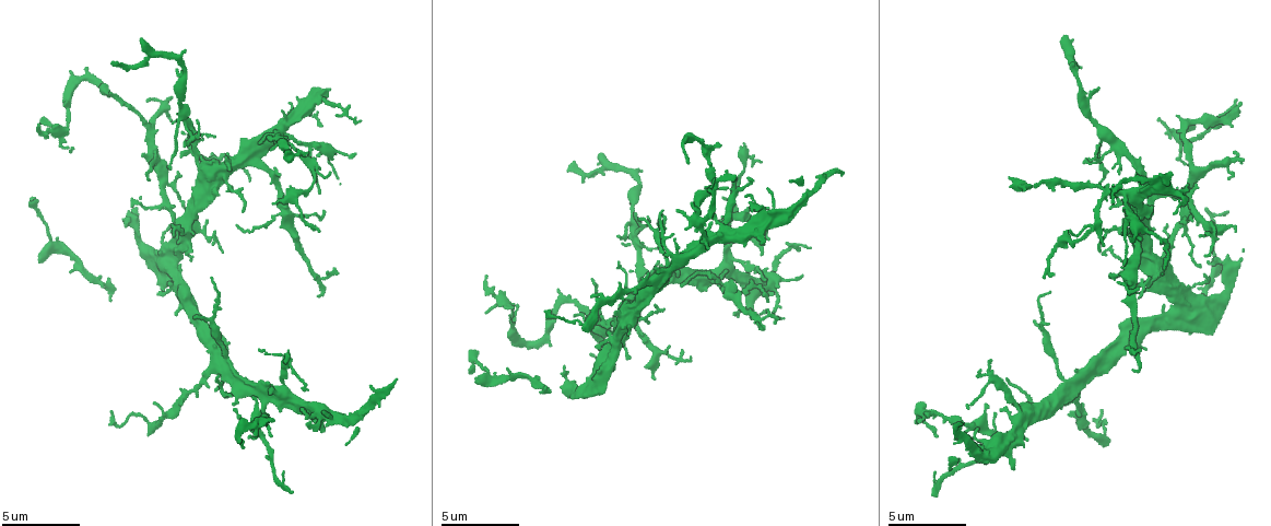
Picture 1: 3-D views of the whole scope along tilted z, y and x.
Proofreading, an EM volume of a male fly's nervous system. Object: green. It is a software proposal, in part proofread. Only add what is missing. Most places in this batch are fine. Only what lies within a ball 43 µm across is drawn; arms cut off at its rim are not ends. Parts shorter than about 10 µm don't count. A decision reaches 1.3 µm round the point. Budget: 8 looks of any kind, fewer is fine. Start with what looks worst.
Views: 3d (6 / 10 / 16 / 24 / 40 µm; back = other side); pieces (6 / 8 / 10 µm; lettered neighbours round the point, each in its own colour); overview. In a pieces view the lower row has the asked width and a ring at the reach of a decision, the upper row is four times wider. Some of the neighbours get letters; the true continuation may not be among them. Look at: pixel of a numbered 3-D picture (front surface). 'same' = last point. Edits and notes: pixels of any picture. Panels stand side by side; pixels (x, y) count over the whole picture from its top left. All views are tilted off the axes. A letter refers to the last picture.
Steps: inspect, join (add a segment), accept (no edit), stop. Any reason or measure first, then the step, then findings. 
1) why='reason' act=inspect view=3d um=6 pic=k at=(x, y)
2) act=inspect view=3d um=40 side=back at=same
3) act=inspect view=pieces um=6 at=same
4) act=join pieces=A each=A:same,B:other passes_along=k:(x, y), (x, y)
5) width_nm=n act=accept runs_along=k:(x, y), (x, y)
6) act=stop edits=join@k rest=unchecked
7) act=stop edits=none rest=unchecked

why='tapers out' act=inspect view=3d um=10 pic=1 at=(243, 210)

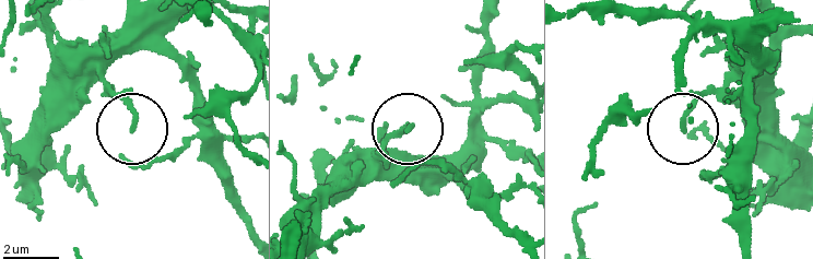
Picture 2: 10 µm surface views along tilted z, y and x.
why='what lies round it' act=inspect view=pieces um=10 pic=2 at=(684, 128)

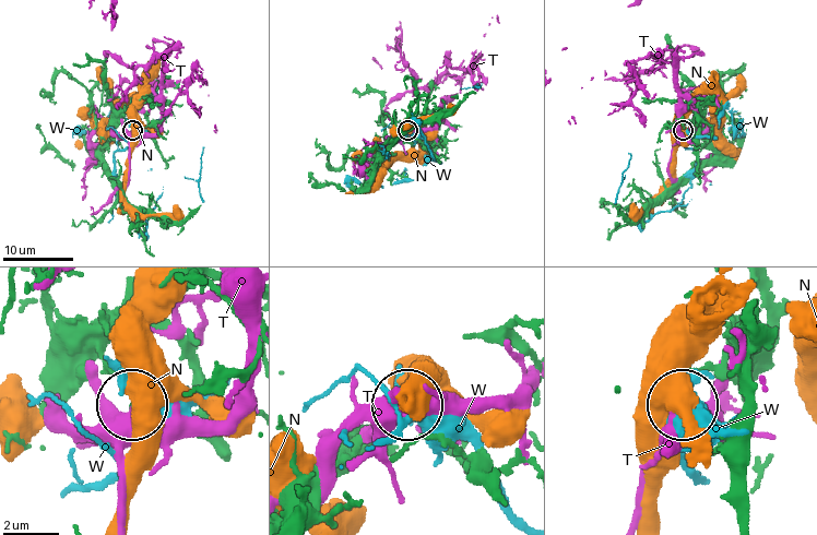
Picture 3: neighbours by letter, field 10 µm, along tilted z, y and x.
act=accept each=N:other,T:other,W:other found='none of them fits'

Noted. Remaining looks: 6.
why='long arm stops here' act=inspect view=3d um=10 pic=1 at=(1160, 121)

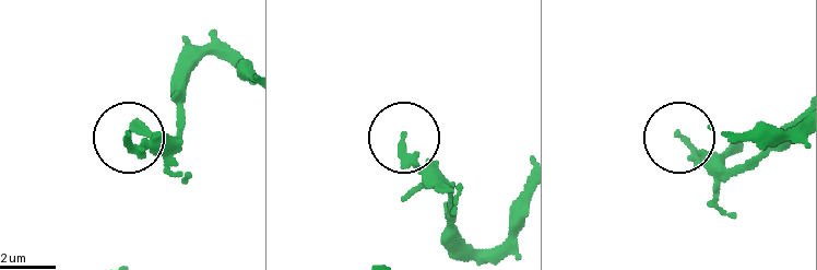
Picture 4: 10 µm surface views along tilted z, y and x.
why='see the neighbours' act=inspect view=pieces um=10 pic=4 at=(677, 134)

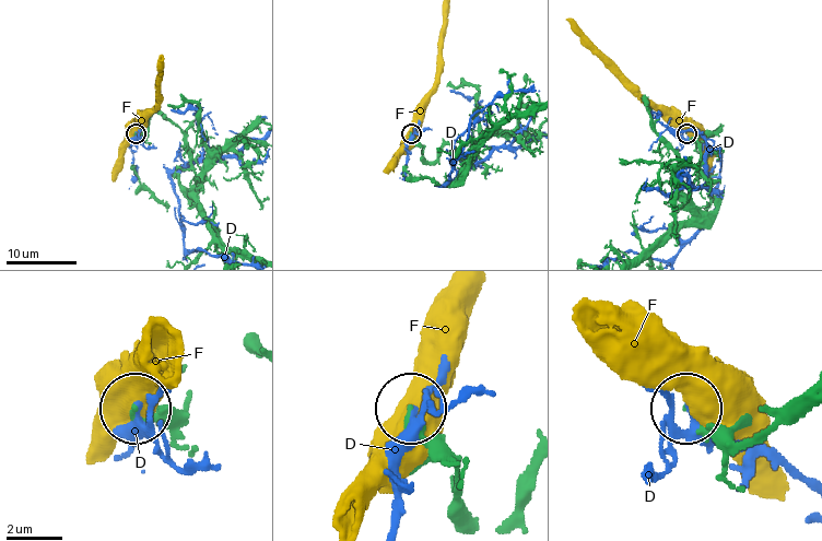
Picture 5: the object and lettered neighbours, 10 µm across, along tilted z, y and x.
act=accept each=D:other,F:other found='no lettered segment goes on from it'

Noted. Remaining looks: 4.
why='an open end' act=inspect view=pieces um=6 pic=1 at=(1027, 186)

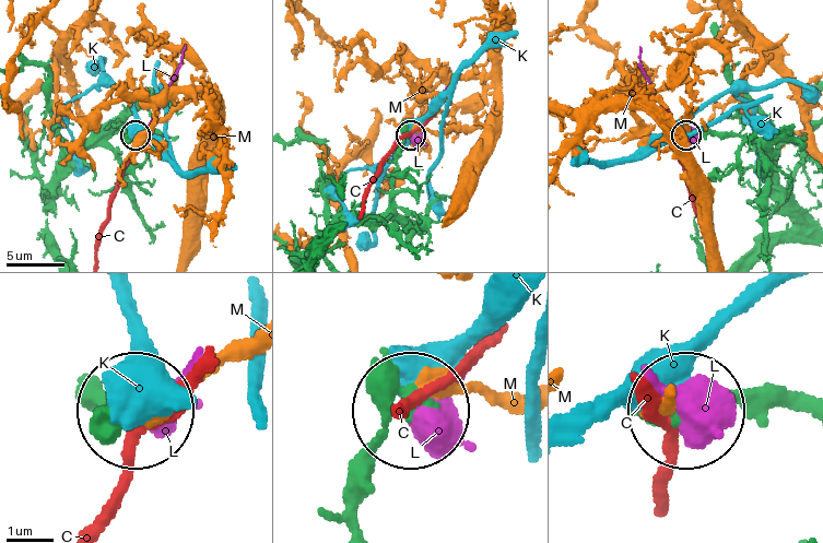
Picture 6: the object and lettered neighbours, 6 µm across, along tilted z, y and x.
act=accept each=C:other,K:other,L:other,M:other found='no lettered segment goes on from it'

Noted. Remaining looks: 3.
why='free end' act=inspect view=pieces um=6 pic=1 at=(592, 282)

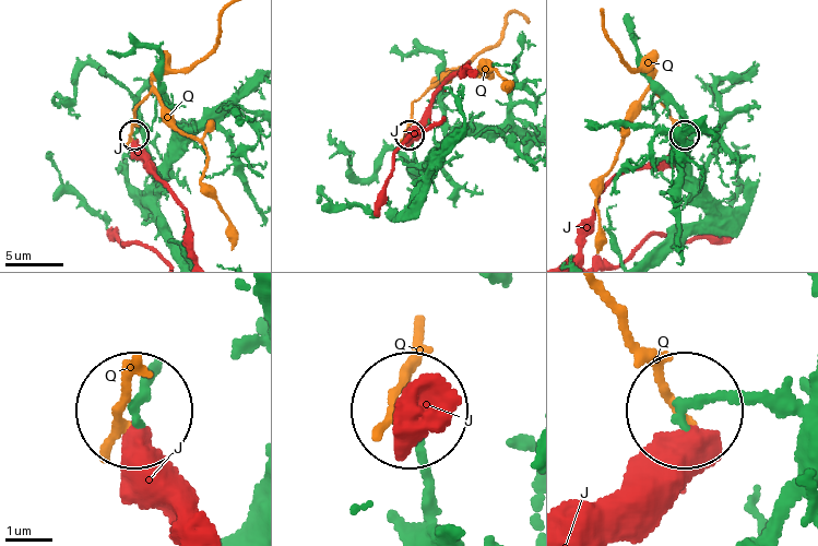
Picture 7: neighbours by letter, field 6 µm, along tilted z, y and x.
act=accept each=J:other,Q:other runs_along=7:(773, 529), (803, 453), (798, 429), (757, 401), (690, 404) found='none of them fits'

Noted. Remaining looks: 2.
act=stop edits=none rest=unchecked

